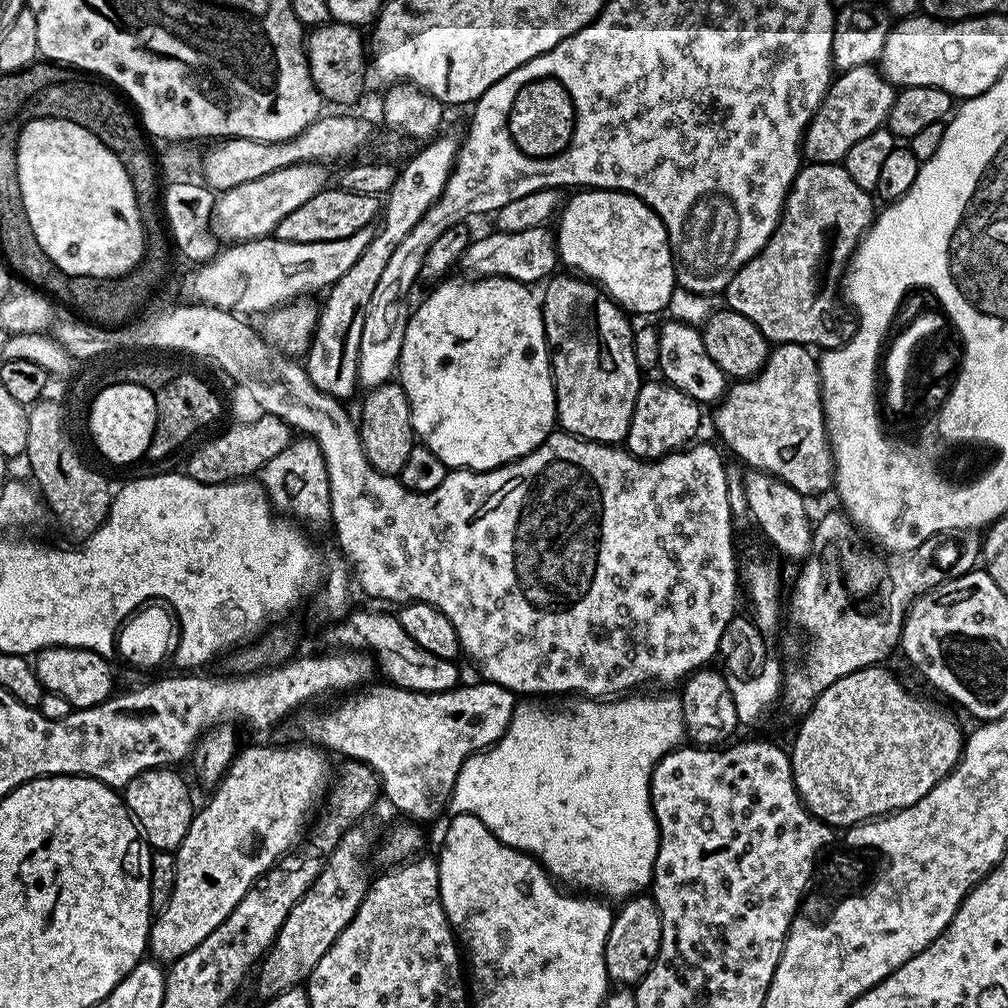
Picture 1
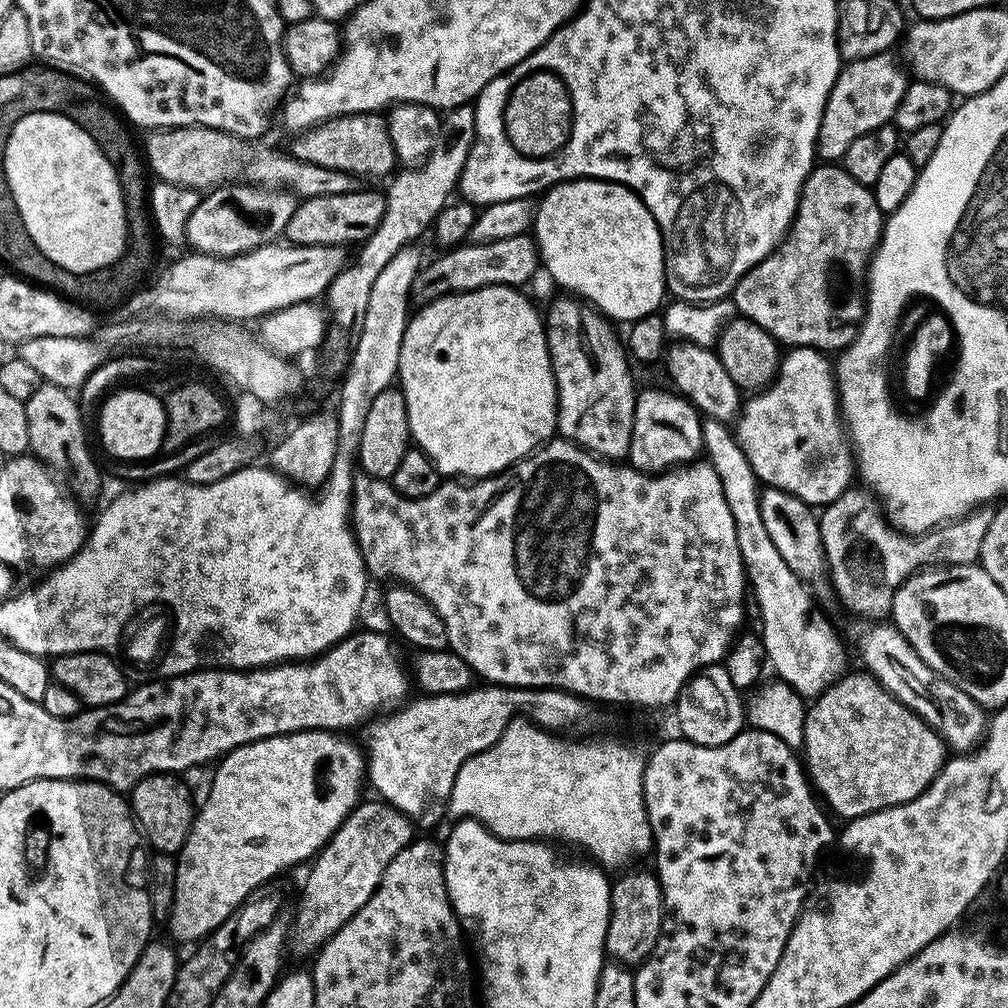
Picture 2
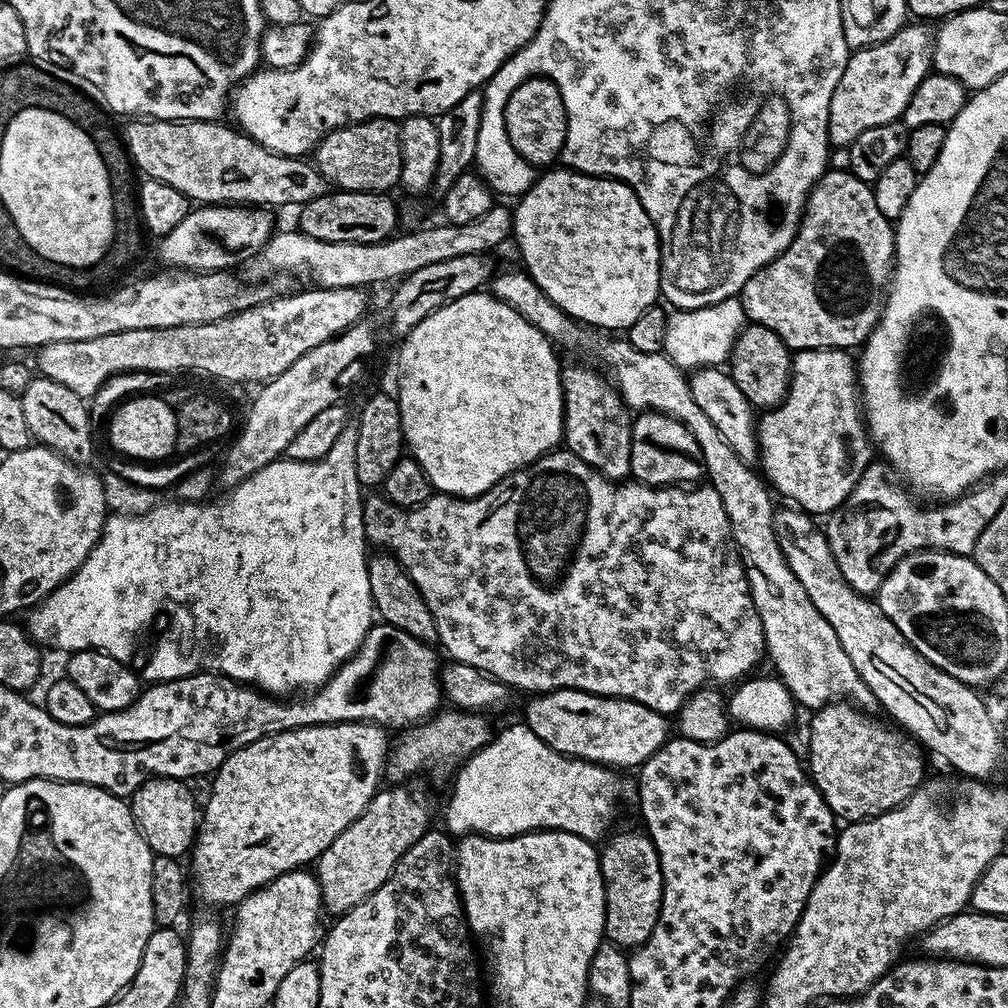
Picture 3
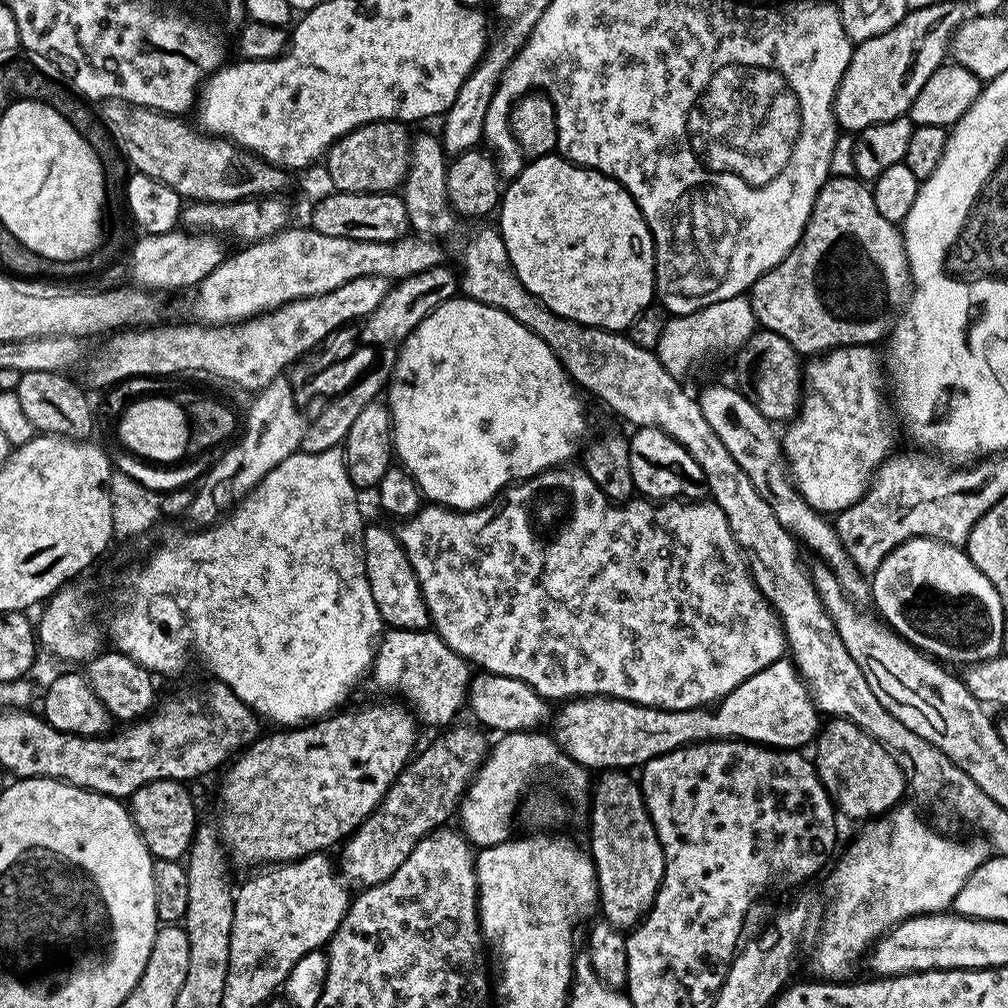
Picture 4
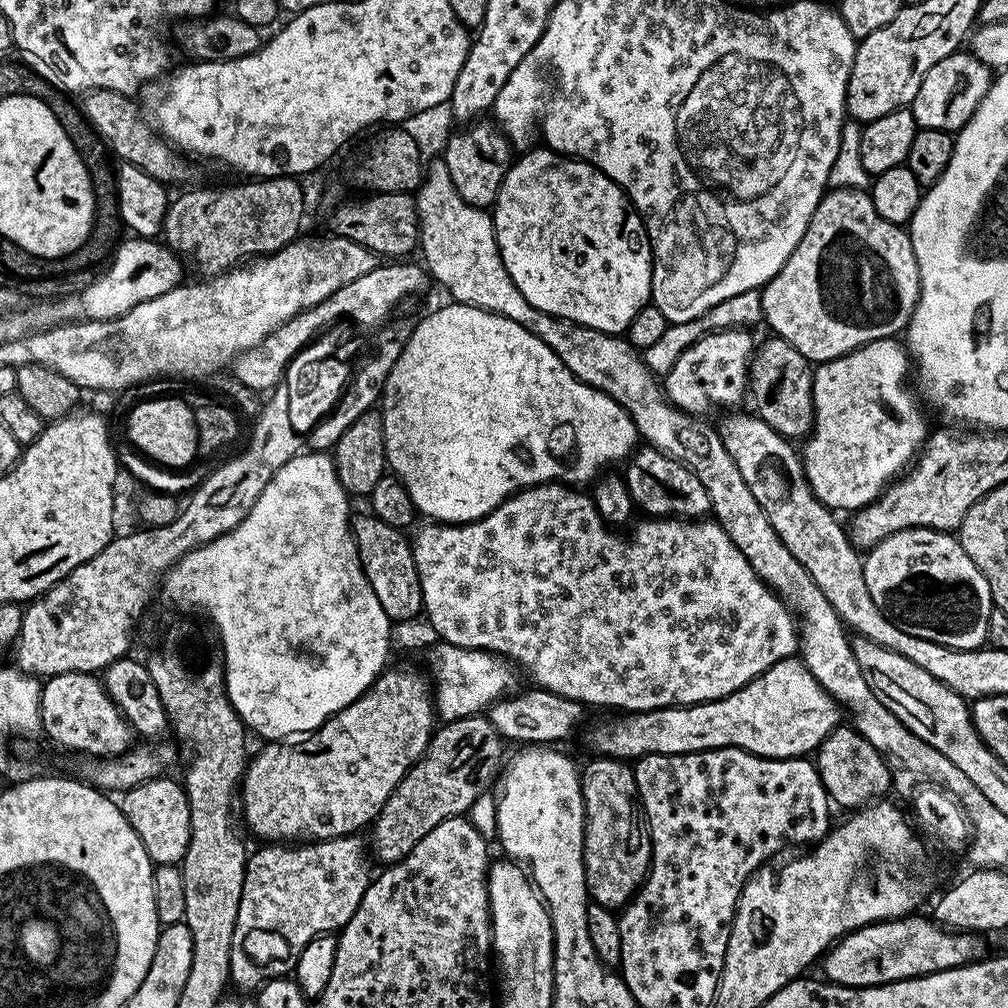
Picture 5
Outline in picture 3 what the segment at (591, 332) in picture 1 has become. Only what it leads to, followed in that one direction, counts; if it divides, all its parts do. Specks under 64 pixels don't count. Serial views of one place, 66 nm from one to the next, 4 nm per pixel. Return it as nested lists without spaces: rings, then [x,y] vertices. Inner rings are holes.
[[[593,368],[563,369],[560,377],[564,391],[563,443],[567,451],[602,473],[605,480],[624,482],[632,476],[630,442],[634,416],[611,379]]]

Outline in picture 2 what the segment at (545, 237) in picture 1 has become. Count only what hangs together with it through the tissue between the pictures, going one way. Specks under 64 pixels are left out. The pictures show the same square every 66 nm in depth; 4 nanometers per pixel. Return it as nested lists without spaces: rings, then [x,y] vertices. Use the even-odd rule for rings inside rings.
[[[524,233],[512,238],[499,239],[497,242],[473,244],[464,242],[447,249],[446,254],[438,257],[429,265],[423,265],[412,283],[411,297],[420,304],[431,303],[438,297],[454,292],[469,292],[488,285],[521,287],[539,271],[539,252],[535,239]]]

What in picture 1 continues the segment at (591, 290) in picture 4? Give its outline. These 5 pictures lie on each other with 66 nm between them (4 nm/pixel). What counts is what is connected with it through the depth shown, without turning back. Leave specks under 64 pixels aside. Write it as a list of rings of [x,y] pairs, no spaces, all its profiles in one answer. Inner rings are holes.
[[[585,188],[571,193],[563,201],[554,224],[559,263],[573,273],[601,285],[605,292],[629,314],[641,312],[648,318],[651,312],[663,313],[672,292],[678,287],[672,248],[668,245],[668,231],[655,210],[628,192],[614,192],[611,188]]]

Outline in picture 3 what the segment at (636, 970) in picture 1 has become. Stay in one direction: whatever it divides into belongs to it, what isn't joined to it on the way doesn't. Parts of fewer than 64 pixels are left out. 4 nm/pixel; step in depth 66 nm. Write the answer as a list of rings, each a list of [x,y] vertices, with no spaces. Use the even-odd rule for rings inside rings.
[[[613,831],[603,841],[604,848],[602,844],[599,849],[600,869],[606,894],[604,934],[607,943],[616,944],[625,950],[642,947],[650,938],[650,934],[654,934],[654,926],[660,921],[664,893],[664,875],[658,850],[647,831],[639,831]]]

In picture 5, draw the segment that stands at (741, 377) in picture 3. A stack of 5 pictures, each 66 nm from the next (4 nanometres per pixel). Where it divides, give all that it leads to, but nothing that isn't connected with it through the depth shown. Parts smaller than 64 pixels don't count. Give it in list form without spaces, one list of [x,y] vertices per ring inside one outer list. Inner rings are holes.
[[[779,338],[764,340],[755,345],[752,361],[748,364],[748,392],[756,403],[755,415],[766,426],[789,438],[804,438],[812,431],[814,402],[812,401],[812,374],[810,361],[798,354],[790,342]]]

